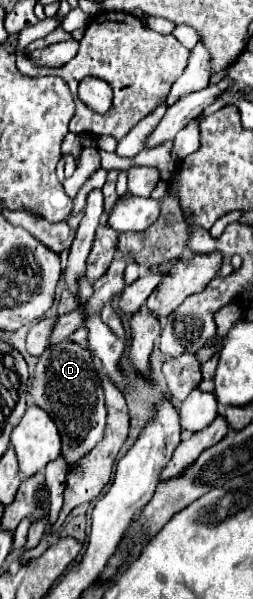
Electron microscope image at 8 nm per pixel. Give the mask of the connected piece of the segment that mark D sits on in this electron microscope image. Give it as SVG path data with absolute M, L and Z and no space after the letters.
M62 340L60 344L46 348L38 358L30 396L38 408L56 420L62 438L60 454L70 468L76 468L80 456L88 454L98 444L98 440L102 440L106 426L104 390L96 376L90 352L70 340Z

